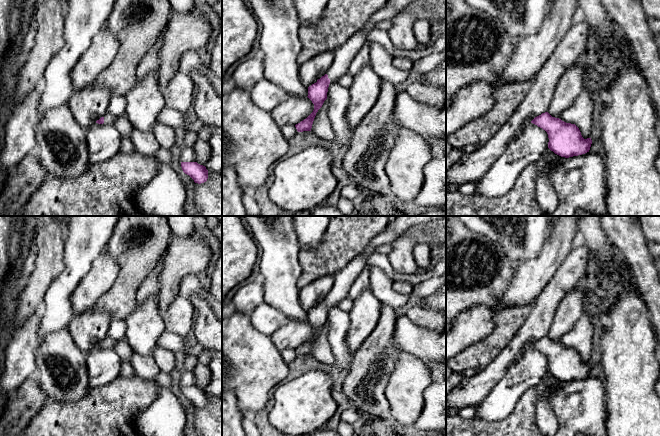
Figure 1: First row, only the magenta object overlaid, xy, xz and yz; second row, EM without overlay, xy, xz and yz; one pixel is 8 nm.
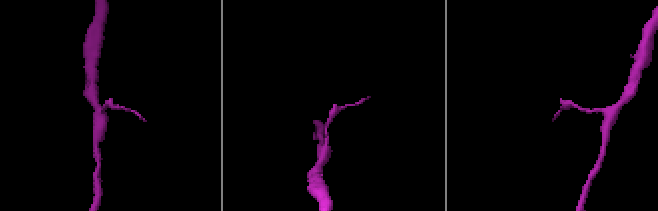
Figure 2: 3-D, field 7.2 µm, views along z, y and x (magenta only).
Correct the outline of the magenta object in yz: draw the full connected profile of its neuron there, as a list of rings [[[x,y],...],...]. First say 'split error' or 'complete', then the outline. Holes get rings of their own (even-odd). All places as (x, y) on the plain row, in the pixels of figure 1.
complete; [[[548,336],[535,341],[531,347],[547,356],[548,372],[561,381],[578,380],[590,374],[591,362],[584,363],[575,348],[552,341]]]

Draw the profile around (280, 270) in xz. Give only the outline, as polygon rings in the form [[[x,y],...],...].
[[[241,216],[250,226],[250,233],[261,250],[260,281],[264,302],[281,311],[289,320],[308,320],[308,311],[299,301],[297,282],[301,275],[299,247],[293,216]]]

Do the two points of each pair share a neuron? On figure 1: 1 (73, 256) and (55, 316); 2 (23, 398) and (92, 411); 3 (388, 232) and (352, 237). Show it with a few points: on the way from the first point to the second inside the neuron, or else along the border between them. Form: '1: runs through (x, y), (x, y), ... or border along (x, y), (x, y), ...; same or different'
1: runs through (73, 271), (61, 288), (57, 301); same
2: border along (47, 398), (40, 410), (30, 421); different
3: border along (386, 226), (376, 235); different

